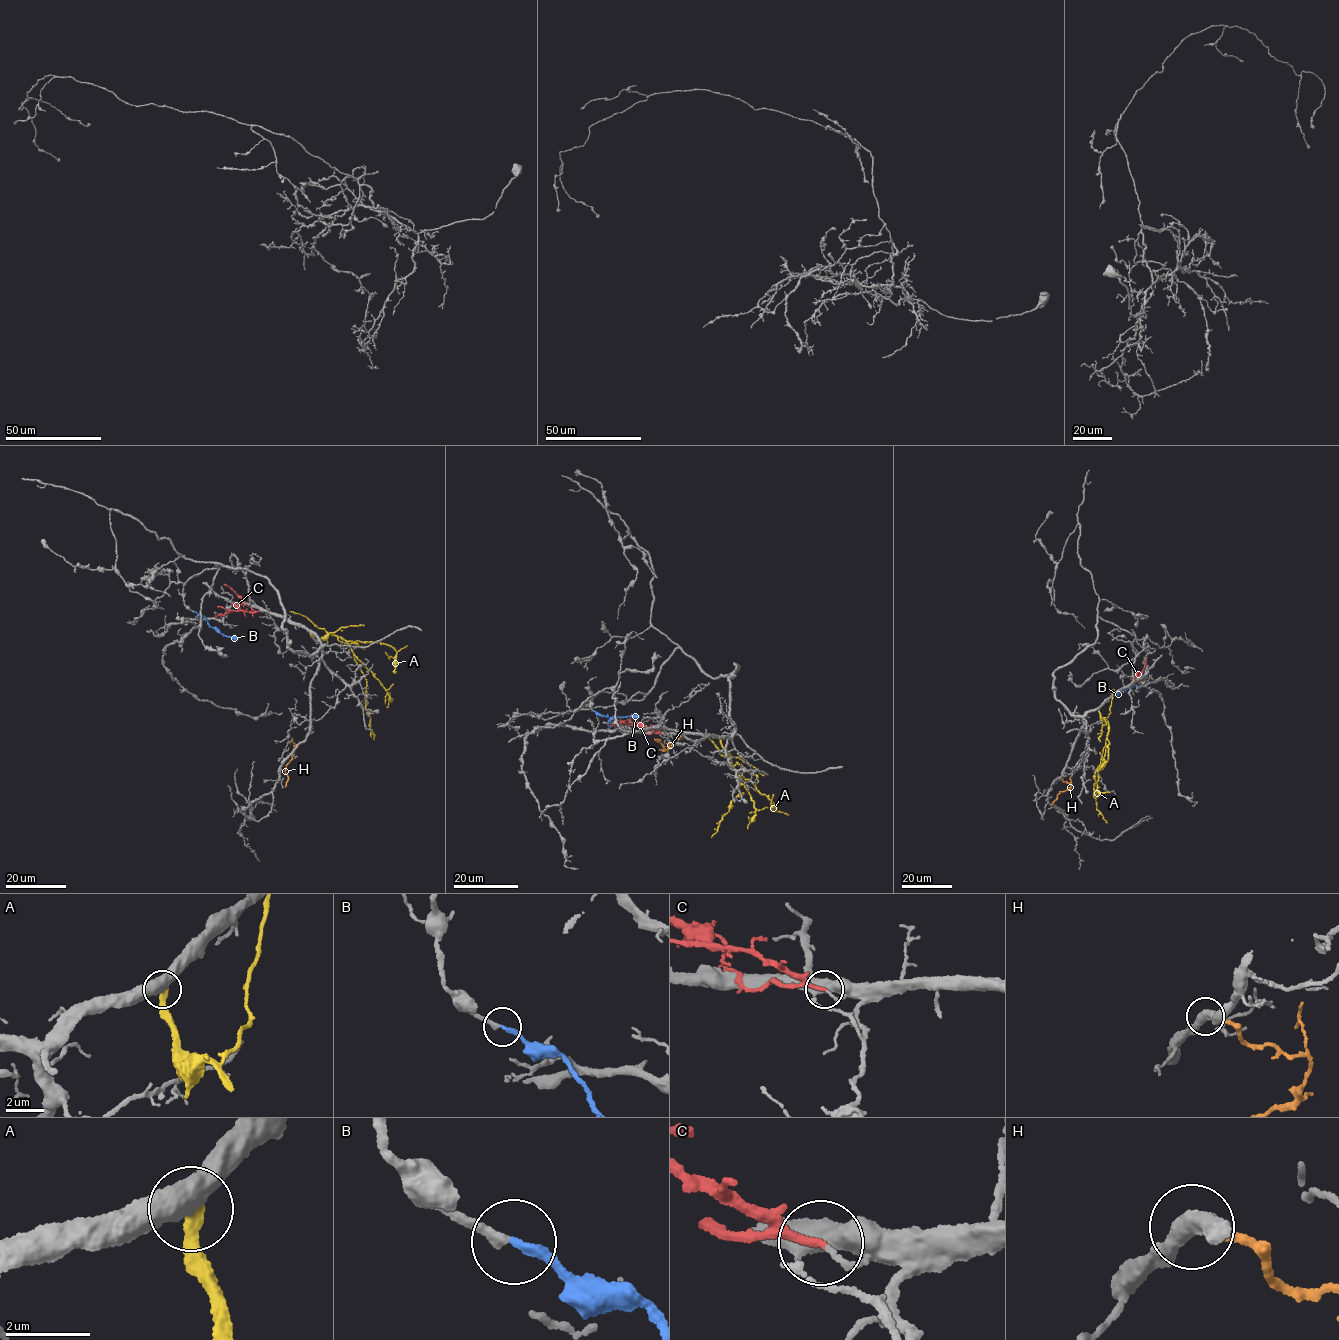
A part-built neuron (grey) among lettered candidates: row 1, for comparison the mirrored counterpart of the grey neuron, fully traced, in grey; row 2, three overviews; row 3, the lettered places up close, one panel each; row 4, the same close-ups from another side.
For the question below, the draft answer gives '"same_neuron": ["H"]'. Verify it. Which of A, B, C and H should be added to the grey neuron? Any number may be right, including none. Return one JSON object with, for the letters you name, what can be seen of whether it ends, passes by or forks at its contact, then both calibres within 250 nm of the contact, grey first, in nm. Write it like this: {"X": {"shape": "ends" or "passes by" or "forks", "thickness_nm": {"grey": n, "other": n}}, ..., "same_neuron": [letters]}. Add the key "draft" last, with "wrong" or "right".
{"B": {"shape": "ends", "thickness_nm": {"grey": 240, "other": 240}}, "same_neuron": ["B"], "draft": "wrong"}

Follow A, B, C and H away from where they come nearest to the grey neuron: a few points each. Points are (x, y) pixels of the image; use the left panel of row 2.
A: (311, 633), (320, 637), (329, 633), (336, 635), (352, 650), (366, 681), (365, 710), (370, 718), (374, 739)
B: (193, 611), (222, 634), (236, 638)
C: (260, 612), (233, 610), (215, 616)
H: (296, 745), (286, 766), (288, 780), (285, 787)

